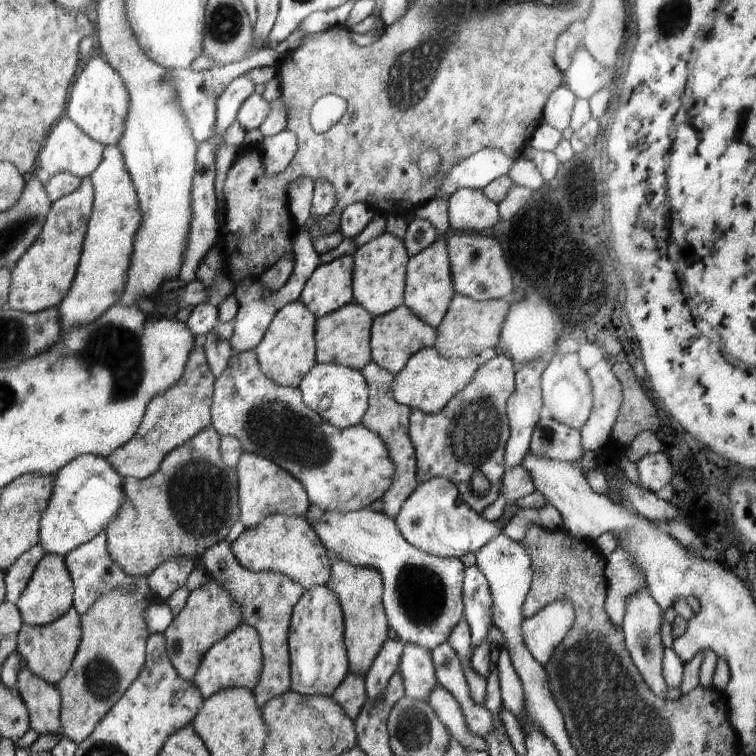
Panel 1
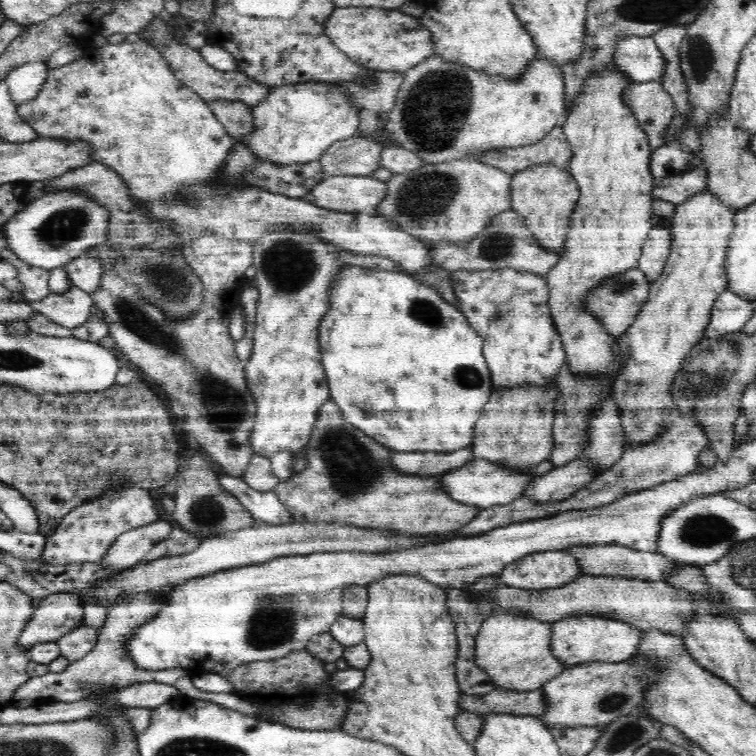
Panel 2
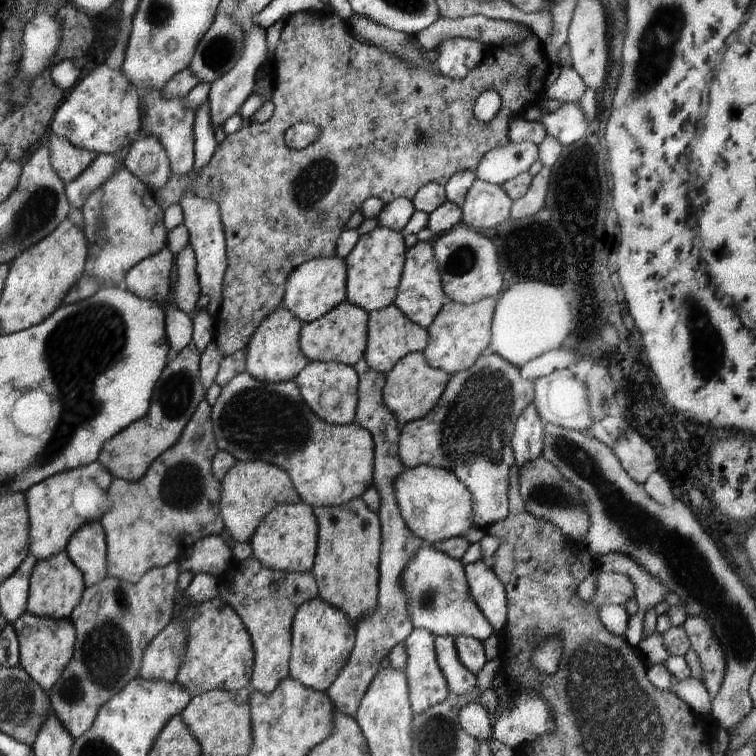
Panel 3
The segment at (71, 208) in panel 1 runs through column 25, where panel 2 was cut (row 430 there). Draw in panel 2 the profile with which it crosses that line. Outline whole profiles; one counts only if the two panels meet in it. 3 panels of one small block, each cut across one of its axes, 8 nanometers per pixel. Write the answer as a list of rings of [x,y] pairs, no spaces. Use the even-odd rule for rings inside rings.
[[[281,226],[263,233],[253,243],[253,250],[253,266],[256,270],[253,278],[259,290],[259,299],[255,316],[253,355],[246,361],[245,366],[246,382],[257,403],[256,429],[252,434],[253,455],[269,458],[279,450],[290,450],[301,455],[310,440],[320,407],[331,399],[322,365],[318,330],[321,320],[332,306],[332,288],[336,286],[336,280],[346,267],[344,262],[338,259],[338,254],[348,250],[326,241],[315,230],[302,233],[292,227]]]

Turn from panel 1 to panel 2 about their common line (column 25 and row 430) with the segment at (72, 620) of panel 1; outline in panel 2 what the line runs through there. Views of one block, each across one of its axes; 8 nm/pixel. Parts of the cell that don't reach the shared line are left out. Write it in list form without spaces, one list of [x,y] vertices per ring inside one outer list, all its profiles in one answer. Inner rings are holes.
[[[704,186],[699,193],[692,194],[675,208],[671,218],[671,248],[667,262],[660,278],[650,284],[649,297],[634,318],[634,322],[626,328],[624,334],[616,338],[616,343],[632,351],[628,362],[621,367],[621,372],[613,384],[612,399],[618,407],[624,434],[628,444],[651,441],[659,433],[665,431],[678,416],[674,399],[671,399],[671,383],[680,372],[683,360],[689,352],[702,340],[701,336],[711,319],[711,310],[721,292],[726,291],[728,284],[728,253],[730,236],[734,230],[734,216],[737,210],[724,202]]]

